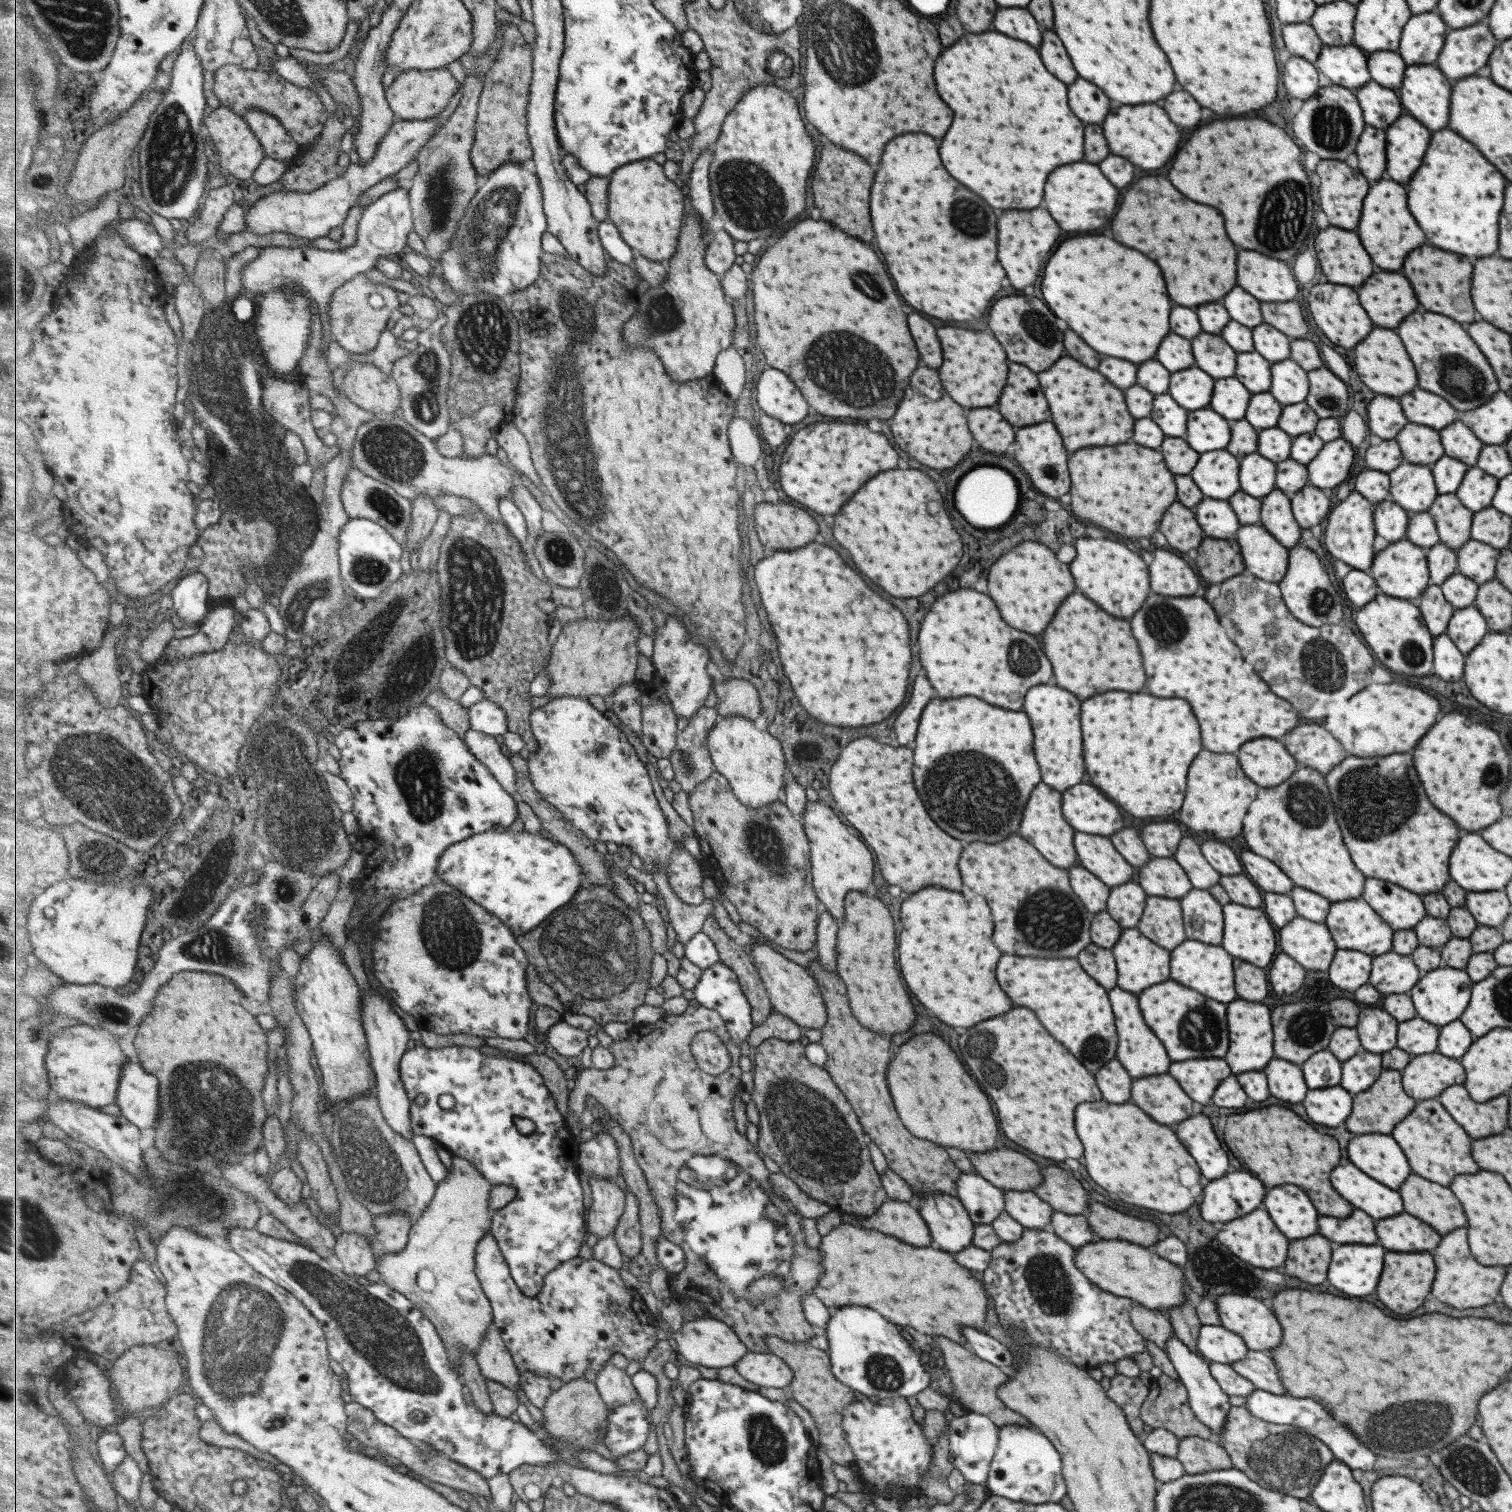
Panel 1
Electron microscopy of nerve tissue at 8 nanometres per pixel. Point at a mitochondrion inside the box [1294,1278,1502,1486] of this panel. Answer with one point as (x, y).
(1382, 1430)

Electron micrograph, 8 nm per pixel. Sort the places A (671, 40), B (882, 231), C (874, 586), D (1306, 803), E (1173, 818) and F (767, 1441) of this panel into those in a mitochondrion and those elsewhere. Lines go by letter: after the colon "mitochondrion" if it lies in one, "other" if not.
A: other
B: other
C: other
D: mitochondrion
E: other
F: mitochondrion

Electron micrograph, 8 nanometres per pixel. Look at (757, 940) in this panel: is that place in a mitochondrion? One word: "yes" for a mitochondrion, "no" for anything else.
no

